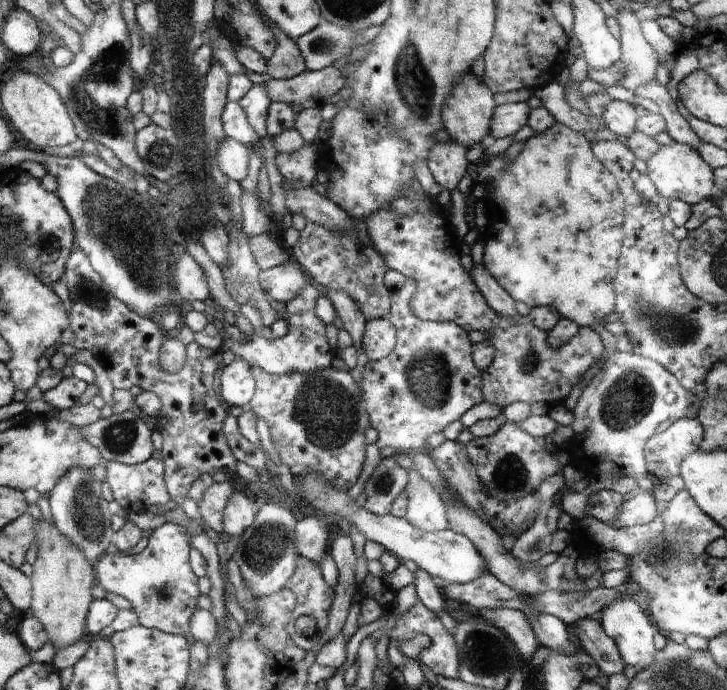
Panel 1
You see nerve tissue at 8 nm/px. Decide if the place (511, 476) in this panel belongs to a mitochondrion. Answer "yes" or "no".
yes

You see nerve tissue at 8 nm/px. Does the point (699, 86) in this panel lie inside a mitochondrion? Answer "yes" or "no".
yes

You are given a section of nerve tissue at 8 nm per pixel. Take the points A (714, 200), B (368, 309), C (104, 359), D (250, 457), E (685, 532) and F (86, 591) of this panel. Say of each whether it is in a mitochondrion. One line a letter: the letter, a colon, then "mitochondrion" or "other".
A: other
B: other
C: other
D: other
E: mitochondrion
F: other

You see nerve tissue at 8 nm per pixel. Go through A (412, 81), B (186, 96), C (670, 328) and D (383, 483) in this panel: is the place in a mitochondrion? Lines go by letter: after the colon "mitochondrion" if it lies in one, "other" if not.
A: mitochondrion
B: mitochondrion
C: mitochondrion
D: mitochondrion

